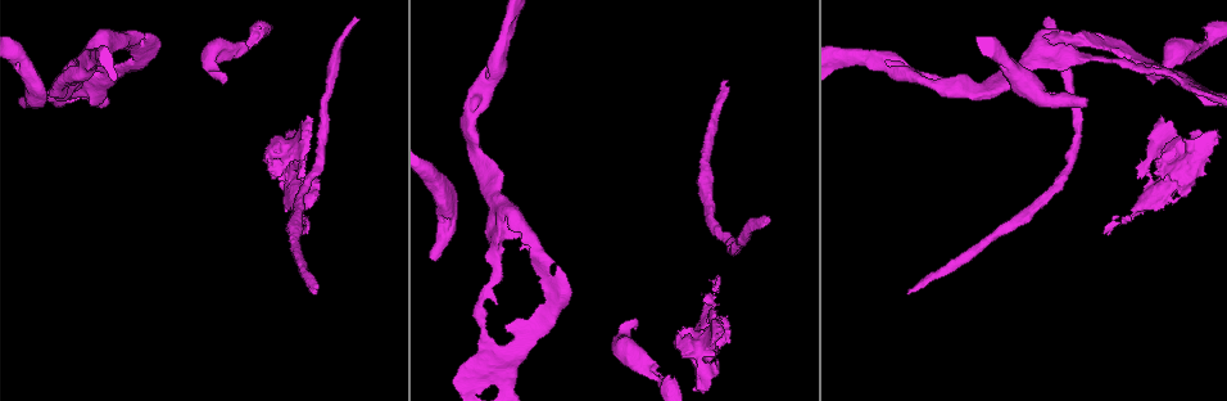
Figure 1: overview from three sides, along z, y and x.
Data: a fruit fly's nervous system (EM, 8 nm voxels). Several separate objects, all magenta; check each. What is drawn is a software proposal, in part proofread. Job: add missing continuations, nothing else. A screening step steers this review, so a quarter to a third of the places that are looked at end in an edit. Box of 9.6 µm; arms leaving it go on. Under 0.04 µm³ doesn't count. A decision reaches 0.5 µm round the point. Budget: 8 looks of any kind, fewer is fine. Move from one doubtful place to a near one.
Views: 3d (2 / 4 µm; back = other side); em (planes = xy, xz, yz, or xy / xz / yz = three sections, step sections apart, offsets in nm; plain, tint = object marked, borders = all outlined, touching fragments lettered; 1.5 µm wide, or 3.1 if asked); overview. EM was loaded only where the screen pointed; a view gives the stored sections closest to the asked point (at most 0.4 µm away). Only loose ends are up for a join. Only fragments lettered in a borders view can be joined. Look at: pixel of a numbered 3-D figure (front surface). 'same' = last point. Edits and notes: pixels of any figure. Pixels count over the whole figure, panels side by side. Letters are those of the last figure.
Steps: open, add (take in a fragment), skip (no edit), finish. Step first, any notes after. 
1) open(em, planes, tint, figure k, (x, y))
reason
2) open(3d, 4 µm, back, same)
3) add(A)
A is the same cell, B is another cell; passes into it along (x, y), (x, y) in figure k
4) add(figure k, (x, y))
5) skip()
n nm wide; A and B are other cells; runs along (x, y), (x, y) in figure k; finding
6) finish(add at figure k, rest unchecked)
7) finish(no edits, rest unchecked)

open(em, planes, borders, figure 1, (713, 297))
branch stops here

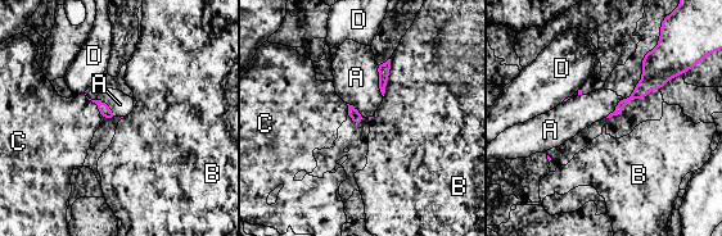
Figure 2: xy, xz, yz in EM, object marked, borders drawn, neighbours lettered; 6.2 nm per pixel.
add(A)
A is the same cell, B, C and D are other cells; it goes on there

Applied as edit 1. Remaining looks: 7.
open(em, xy, step 8, borders, figure 1, (1154, 79))
an open end

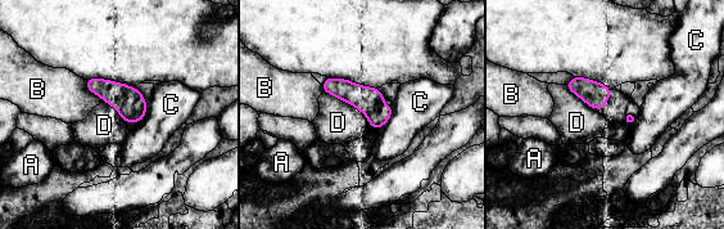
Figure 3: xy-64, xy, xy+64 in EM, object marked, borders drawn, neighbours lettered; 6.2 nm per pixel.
skip()
D touches over 280 nm; A, B, C and D are other cells; border along (565, 85), (589, 106), (602, 111) in figure 3; no lettered fragment goes on from it

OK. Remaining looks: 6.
open(3d, 4 µm, figure 1, (20, 101))
an open end

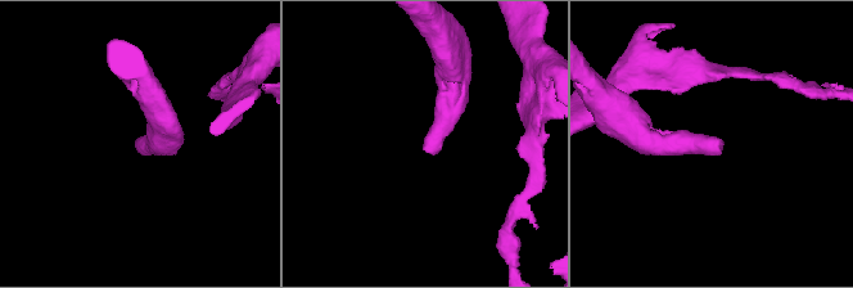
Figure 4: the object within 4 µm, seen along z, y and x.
open(em, 3.1 µm, planes, tint, figure 4, (425, 145))
need the tissue

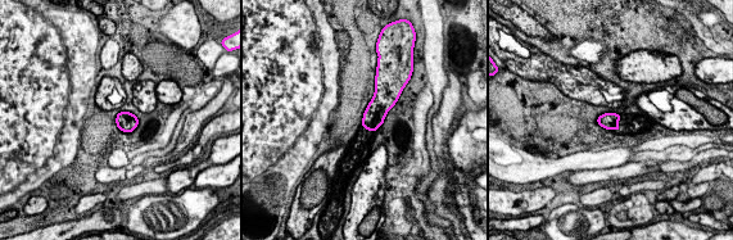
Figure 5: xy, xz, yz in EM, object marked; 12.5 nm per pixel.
open(em, 3.1 µm, planes, borders, same)
what lies round it

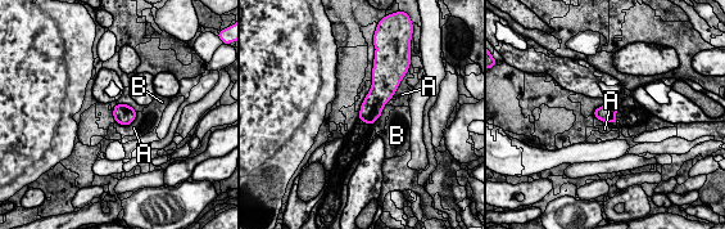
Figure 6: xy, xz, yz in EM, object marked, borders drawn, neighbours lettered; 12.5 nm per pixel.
skip()
A and B are other cells; border along (136, 112), (128, 124), (118, 124) in figure 6; no lettered fragment goes on from it

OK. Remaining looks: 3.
finish(add at figure 2, rest unchecked)

